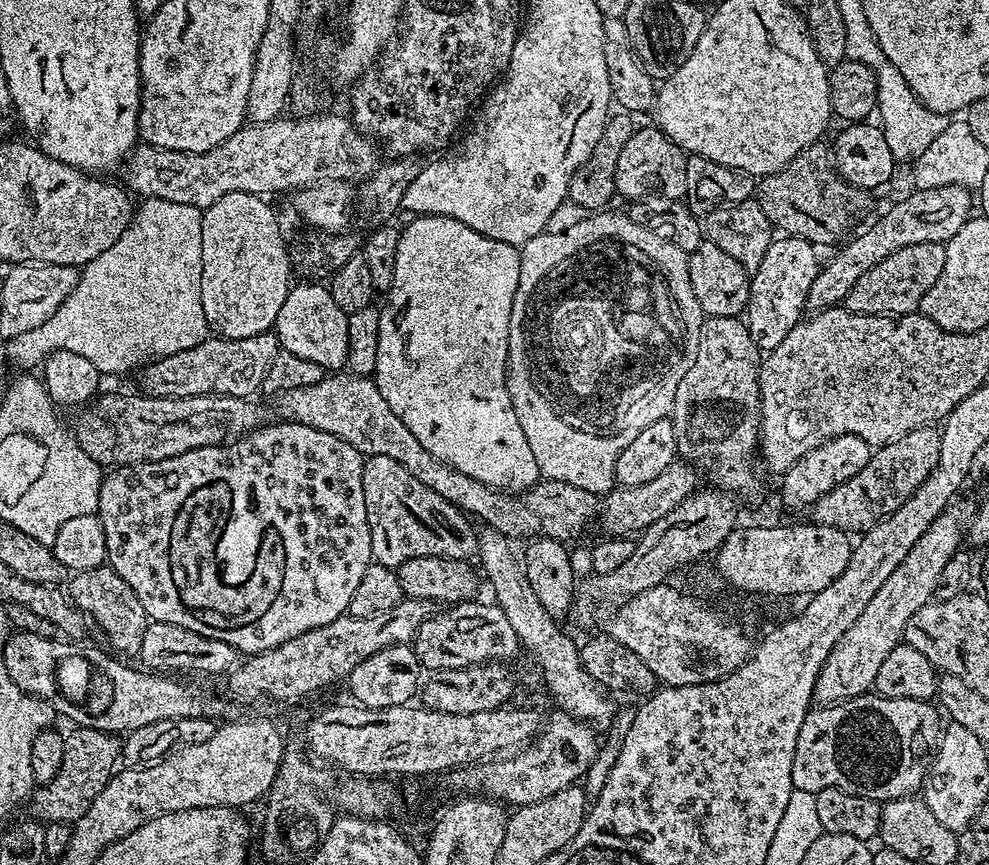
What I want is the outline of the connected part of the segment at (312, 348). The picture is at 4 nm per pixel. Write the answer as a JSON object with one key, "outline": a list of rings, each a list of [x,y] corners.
{"outline":[[[299,284],[288,289],[286,302],[278,310],[274,331],[281,349],[309,362],[318,362],[326,370],[343,369],[348,363],[348,316],[334,302],[331,287]]]}

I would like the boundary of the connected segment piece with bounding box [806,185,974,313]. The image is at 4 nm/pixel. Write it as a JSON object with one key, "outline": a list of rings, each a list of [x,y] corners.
{"outline":[[[962,185],[938,186],[937,189],[910,192],[909,196],[902,197],[897,204],[890,205],[865,232],[857,231],[851,239],[841,243],[833,251],[837,252],[820,264],[820,273],[813,278],[806,294],[807,307],[809,304],[813,313],[843,305],[850,290],[854,290],[854,282],[858,282],[858,278],[862,278],[862,274],[866,274],[870,266],[894,254],[894,250],[902,250],[902,246],[914,246],[922,242],[945,245],[950,238],[954,238],[954,234],[958,234],[958,230],[962,230],[964,223],[973,215],[973,193]]]}

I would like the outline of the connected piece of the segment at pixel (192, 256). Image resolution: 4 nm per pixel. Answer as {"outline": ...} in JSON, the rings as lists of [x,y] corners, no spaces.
{"outline":[[[151,198],[145,199],[141,204],[144,205],[141,208],[139,205],[135,209],[132,223],[128,225],[128,228],[122,234],[122,238],[118,238],[118,242],[114,242],[114,246],[110,246],[110,250],[102,250],[102,254],[98,254],[98,258],[94,258],[89,264],[83,265],[80,272],[80,281],[78,282],[78,286],[70,294],[70,298],[66,298],[66,302],[62,302],[62,306],[58,310],[54,310],[54,314],[50,314],[50,318],[46,318],[46,322],[42,322],[42,326],[38,326],[34,330],[26,330],[22,334],[11,337],[5,343],[8,345],[5,346],[4,352],[8,355],[10,363],[39,365],[44,357],[49,356],[51,352],[74,350],[74,354],[82,354],[82,358],[87,358],[102,374],[108,374],[108,372],[124,372],[127,368],[132,367],[135,369],[141,362],[148,362],[153,358],[169,356],[170,354],[178,354],[178,350],[190,350],[190,346],[198,346],[203,340],[209,339],[210,329],[207,324],[206,315],[203,313],[202,294],[200,293],[202,290],[203,264],[203,211],[194,206],[186,206],[185,204],[168,202],[166,200],[153,200]]]}

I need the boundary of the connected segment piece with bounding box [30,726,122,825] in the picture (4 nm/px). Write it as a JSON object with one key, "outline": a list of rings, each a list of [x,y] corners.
{"outline":[[[79,726],[71,730],[72,733],[64,736],[64,757],[58,774],[48,784],[37,787],[30,797],[31,815],[45,825],[75,825],[76,821],[82,819],[86,810],[90,810],[94,798],[102,794],[117,771],[122,756],[122,740],[119,735]]]}

